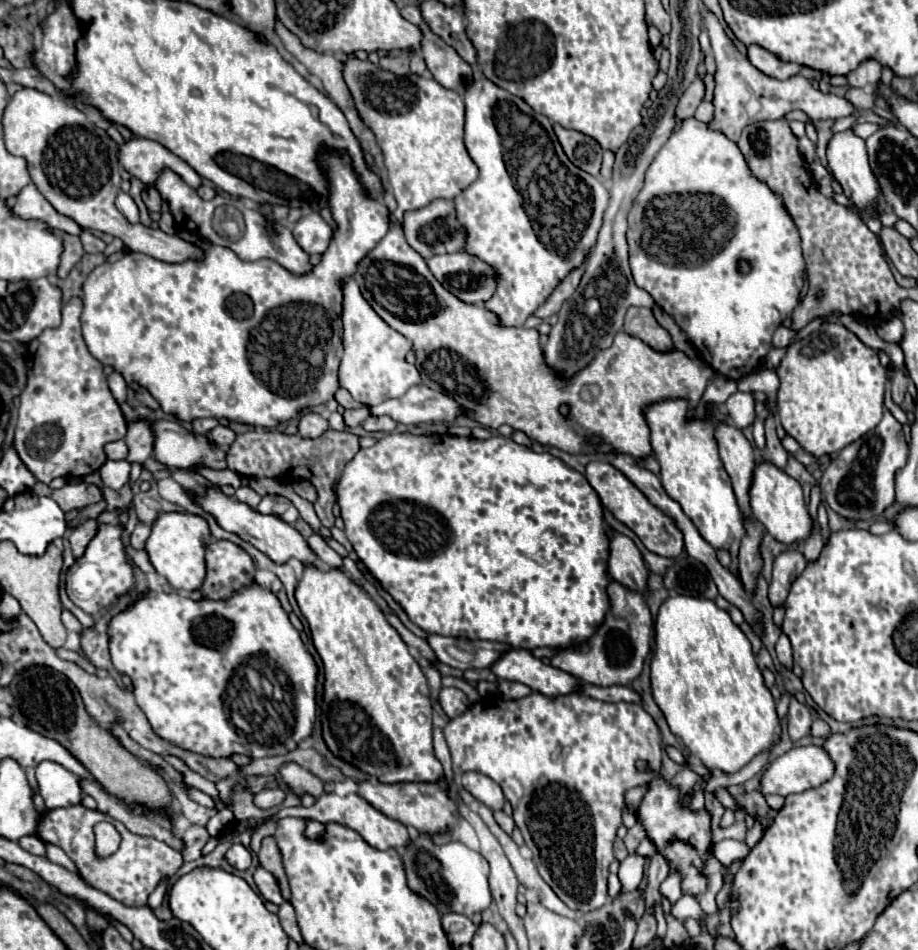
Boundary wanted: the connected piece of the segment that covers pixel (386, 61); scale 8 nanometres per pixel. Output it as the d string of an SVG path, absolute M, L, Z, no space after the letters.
M381 56L379 58L379 66L397 74L397 76L405 76L409 72L409 58L405 56Z

